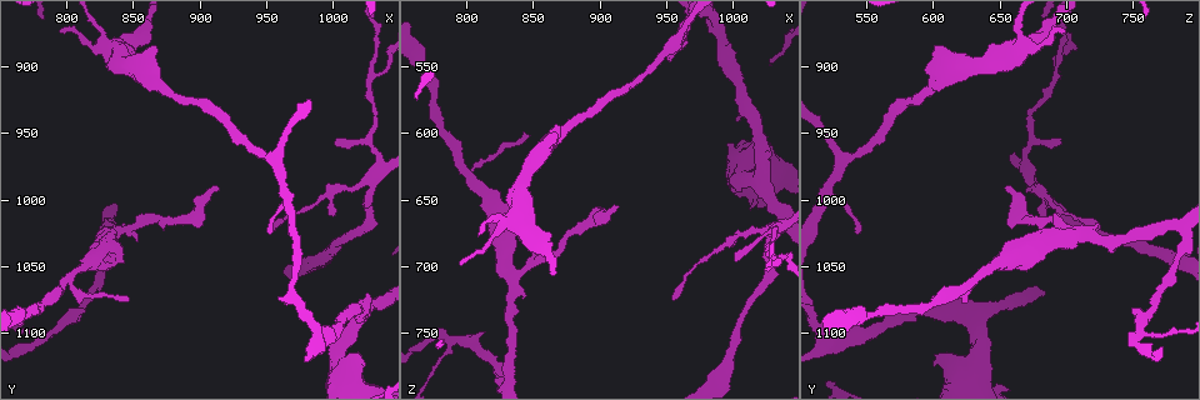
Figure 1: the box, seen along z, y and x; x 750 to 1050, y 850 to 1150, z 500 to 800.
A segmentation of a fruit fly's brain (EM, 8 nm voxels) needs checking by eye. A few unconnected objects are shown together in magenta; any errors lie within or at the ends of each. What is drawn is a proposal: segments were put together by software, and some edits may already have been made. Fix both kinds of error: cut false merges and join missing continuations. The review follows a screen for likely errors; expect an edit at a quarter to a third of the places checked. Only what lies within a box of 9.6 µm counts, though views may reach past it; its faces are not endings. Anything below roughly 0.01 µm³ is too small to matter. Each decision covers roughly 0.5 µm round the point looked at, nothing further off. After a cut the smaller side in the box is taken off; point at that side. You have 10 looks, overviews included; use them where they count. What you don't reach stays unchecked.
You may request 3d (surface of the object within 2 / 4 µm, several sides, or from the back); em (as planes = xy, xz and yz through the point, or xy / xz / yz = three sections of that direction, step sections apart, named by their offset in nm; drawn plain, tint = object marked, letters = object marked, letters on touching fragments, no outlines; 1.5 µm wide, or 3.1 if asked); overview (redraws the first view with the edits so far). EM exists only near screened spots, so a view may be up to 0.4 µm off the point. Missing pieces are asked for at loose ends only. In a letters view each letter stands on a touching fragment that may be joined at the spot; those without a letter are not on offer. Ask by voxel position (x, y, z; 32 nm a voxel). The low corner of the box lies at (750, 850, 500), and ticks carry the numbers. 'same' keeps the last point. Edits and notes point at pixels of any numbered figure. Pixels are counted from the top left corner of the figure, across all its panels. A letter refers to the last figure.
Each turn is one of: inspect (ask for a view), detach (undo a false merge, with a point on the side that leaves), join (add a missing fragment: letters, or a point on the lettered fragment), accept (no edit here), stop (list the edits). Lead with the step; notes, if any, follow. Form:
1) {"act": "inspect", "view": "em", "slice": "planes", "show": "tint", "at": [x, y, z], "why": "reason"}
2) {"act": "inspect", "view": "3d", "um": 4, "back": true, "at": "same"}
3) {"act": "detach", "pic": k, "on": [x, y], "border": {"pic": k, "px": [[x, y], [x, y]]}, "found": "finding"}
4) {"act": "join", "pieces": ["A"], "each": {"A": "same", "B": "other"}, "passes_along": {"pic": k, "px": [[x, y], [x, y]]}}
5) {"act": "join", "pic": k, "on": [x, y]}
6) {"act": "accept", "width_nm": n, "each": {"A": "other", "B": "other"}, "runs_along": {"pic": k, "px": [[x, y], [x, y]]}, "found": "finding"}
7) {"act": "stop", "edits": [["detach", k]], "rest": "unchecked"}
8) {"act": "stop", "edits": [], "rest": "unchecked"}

{"act": "inspect", "view": "3d", "um": 2, "at": [1030, 904, 694], "why": "thin neck"}

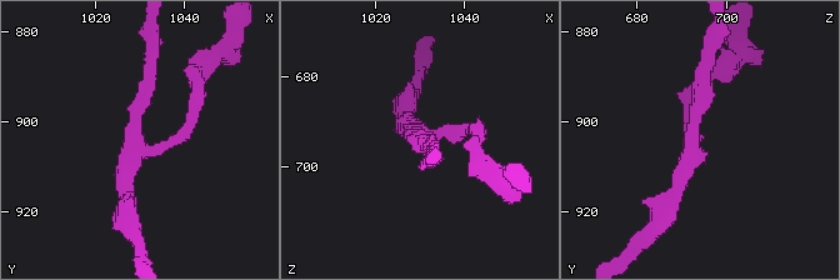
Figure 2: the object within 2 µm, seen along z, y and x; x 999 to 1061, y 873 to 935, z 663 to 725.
{"act": "inspect", "view": "em", "slice": "planes", "show": "plain", "at": [1028, 906, 693], "arms": 3}

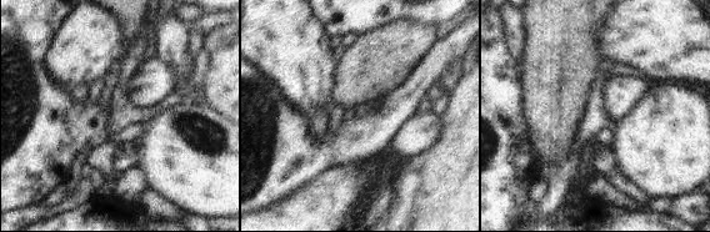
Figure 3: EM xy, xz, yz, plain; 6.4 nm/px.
{"act": "inspect", "view": "em", "slice": "planes", "show": "letters", "at": "same"}

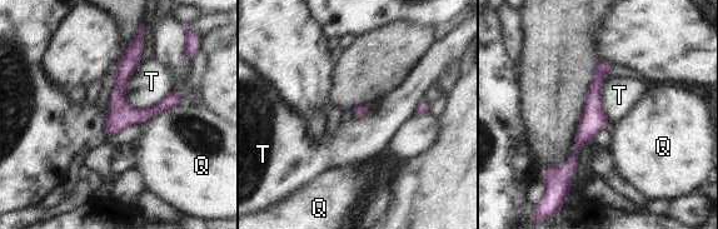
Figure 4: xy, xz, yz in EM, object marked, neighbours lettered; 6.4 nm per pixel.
{"act": "accept", "longest_contact_nm": ["T", 320], "each": {"Q": "other", "T": "other"}, "runs_along": {"pic": 4, "px": [[604, 61], [593, 119], [559, 178]]}, "found": "continuous, no second cell"}

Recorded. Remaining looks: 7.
{"act": "inspect", "view": "3d", "um": 4, "at": [1024, 1120, 600], "why": "an open end"}

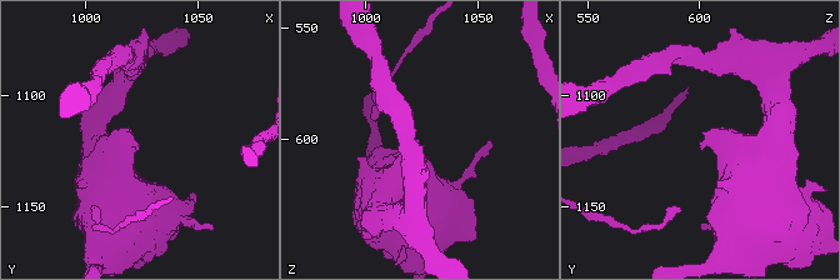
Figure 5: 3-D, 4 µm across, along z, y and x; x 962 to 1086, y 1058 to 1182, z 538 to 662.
{"act": "inspect", "view": "em", "slice": "yz", "step": 8, "show": "letters", "at": [1021, 1120, 600]}

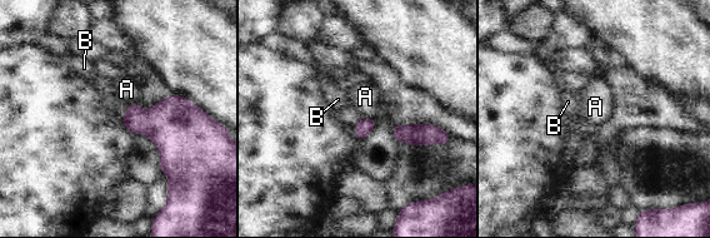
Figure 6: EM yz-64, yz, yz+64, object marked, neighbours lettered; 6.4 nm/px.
{"act": "join", "pieces": ["B"], "each": {"A": "other", "B": "same"}, "passes_along": {"pic": 6, "px": [[364, 127], [355, 127], [348, 114]]}, "found": "the cell continues"}

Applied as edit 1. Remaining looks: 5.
{"act": "inspect", "view": "overview", "why": "redraw"}

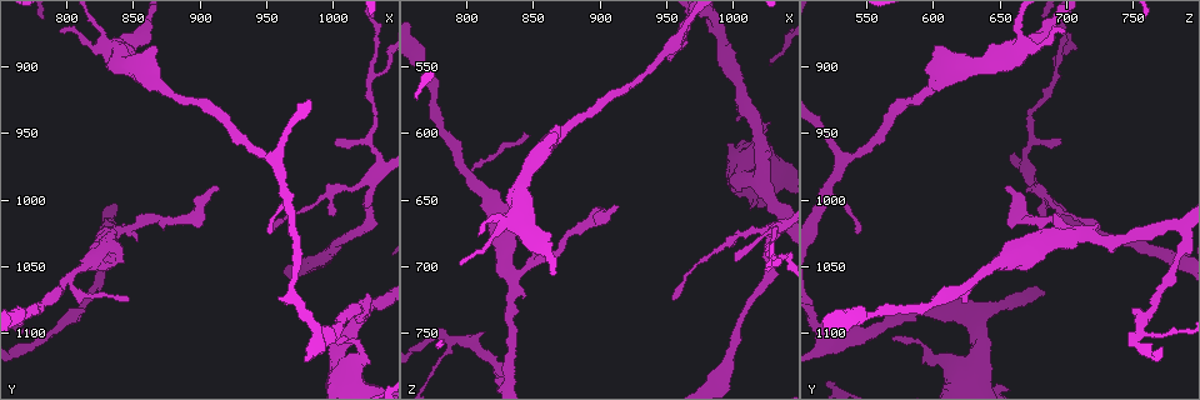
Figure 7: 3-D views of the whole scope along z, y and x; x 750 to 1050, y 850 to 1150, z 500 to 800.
{"act": "inspect", "view": "3d", "um": 2, "at": [902, 1016, 658]}

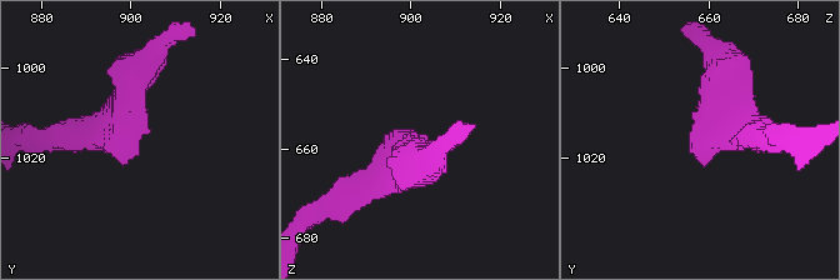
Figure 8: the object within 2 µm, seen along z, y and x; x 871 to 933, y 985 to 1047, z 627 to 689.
{"act": "inspect", "view": "em", "slice": "planes", "show": "letters", "at": [902, 1016, 657], "arm_widths_nm": [200, 240], "why": "shape alone is not enough"}

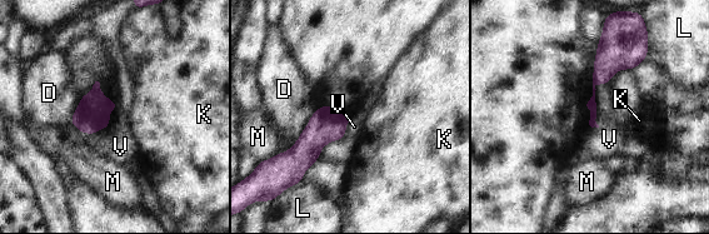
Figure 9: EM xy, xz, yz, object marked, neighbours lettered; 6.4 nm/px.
{"act": "join", "pieces": ["V"], "each": {"D": "other", "K": "other", "L": "other", "M": "other", "V": "same"}, "passes_along": {"pic": 9, "px": [[605, 65], [595, 103], [609, 139]]}, "found": "it goes on there"}

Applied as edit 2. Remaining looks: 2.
{"act": "stop", "edits": [["join", 6], ["join", 9]], "rest": "unchecked"}

